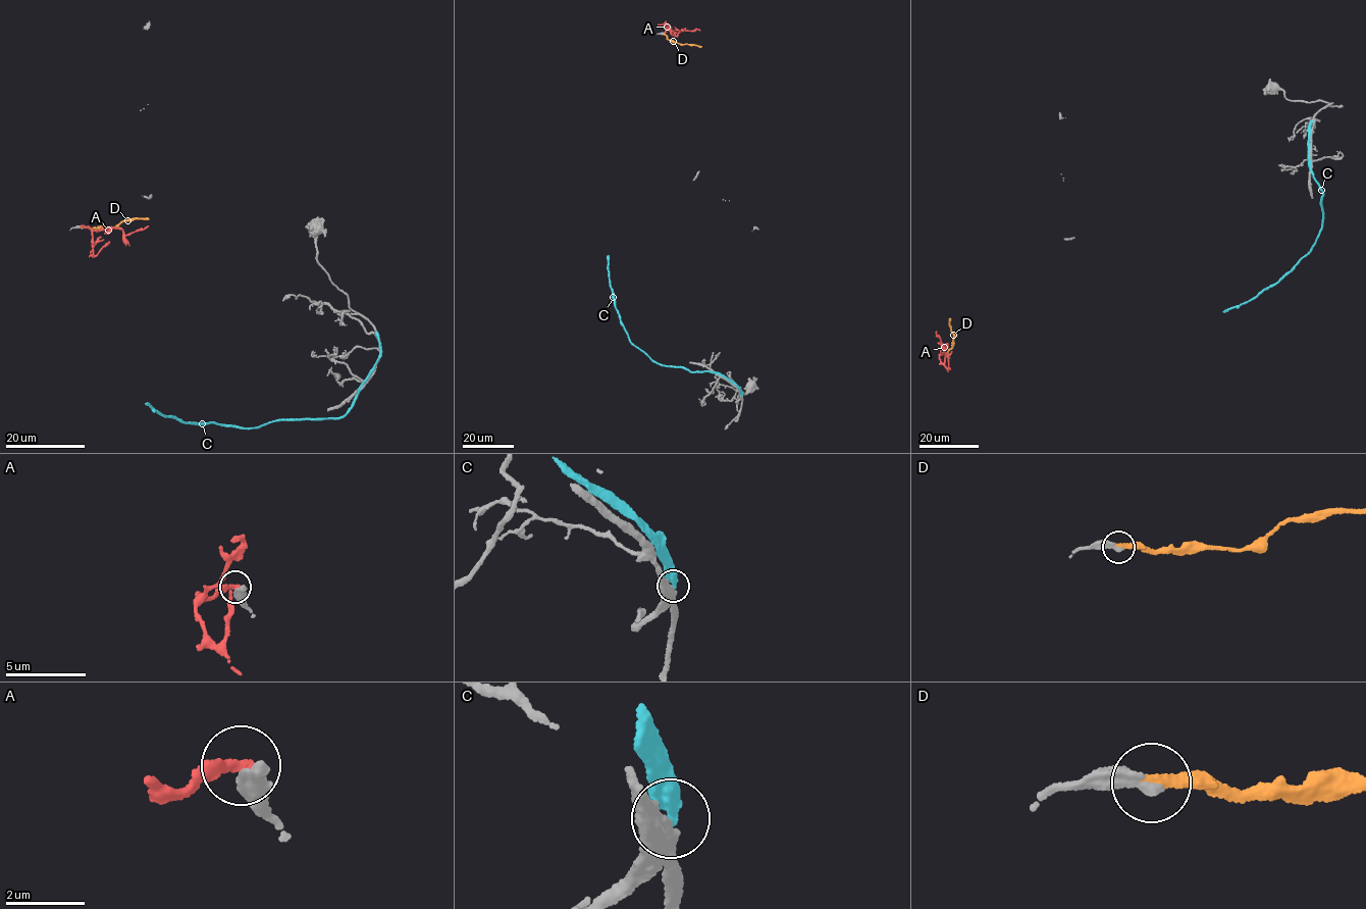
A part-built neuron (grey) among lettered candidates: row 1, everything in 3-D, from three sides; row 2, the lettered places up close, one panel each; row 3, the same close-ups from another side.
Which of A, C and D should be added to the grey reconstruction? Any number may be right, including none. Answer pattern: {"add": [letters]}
{"add": ["D"]}

